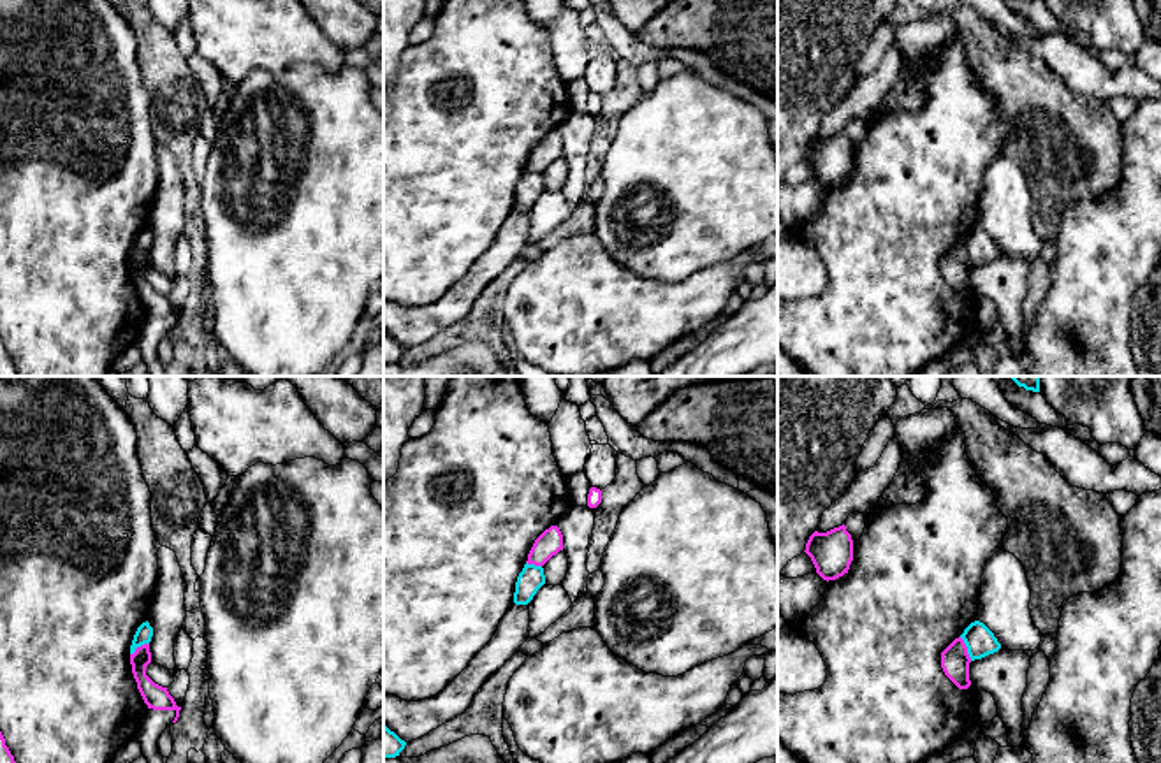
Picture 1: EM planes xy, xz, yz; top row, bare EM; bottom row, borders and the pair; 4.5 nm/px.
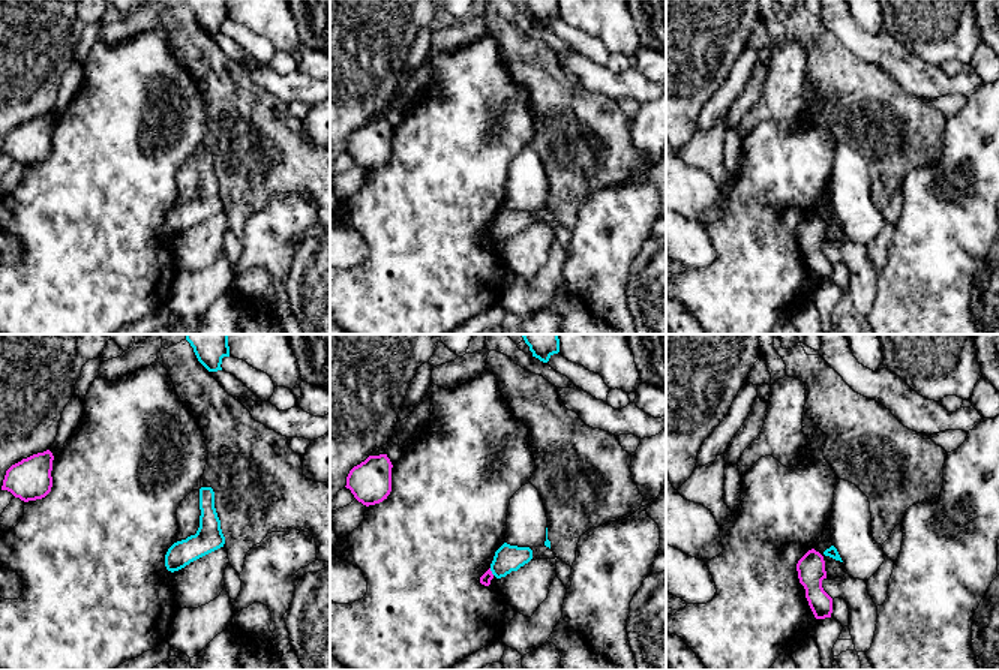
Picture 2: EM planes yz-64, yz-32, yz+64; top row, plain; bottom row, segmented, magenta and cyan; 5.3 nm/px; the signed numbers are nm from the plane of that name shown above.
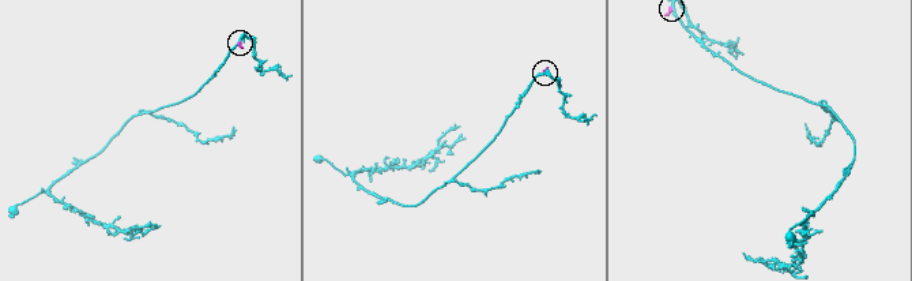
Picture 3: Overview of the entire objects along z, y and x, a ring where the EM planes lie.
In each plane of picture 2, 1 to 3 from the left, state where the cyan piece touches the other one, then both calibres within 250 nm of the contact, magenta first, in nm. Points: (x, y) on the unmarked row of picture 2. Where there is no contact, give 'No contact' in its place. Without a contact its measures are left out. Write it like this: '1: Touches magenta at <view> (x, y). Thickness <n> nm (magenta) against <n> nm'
1: No contact
2: Touches magenta at yz-32 (491, 236). Thickness 60 nm (magenta) against 150 nm
3: No contact

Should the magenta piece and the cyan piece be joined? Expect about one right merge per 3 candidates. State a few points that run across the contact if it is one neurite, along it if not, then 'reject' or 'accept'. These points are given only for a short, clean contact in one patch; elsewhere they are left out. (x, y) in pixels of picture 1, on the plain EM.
line yz (959, 243), (971, 266); reject

